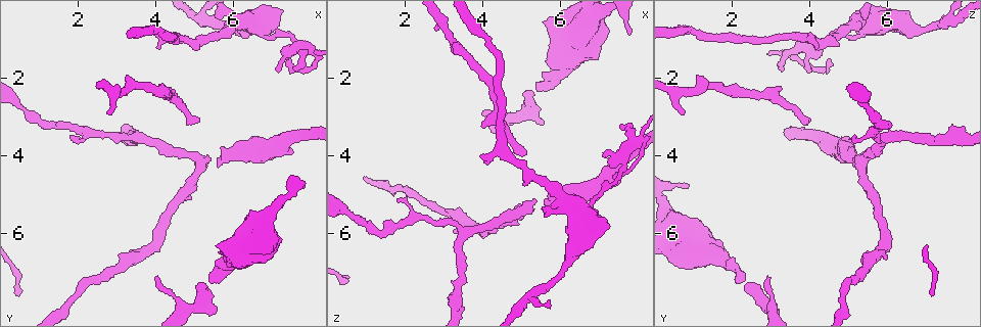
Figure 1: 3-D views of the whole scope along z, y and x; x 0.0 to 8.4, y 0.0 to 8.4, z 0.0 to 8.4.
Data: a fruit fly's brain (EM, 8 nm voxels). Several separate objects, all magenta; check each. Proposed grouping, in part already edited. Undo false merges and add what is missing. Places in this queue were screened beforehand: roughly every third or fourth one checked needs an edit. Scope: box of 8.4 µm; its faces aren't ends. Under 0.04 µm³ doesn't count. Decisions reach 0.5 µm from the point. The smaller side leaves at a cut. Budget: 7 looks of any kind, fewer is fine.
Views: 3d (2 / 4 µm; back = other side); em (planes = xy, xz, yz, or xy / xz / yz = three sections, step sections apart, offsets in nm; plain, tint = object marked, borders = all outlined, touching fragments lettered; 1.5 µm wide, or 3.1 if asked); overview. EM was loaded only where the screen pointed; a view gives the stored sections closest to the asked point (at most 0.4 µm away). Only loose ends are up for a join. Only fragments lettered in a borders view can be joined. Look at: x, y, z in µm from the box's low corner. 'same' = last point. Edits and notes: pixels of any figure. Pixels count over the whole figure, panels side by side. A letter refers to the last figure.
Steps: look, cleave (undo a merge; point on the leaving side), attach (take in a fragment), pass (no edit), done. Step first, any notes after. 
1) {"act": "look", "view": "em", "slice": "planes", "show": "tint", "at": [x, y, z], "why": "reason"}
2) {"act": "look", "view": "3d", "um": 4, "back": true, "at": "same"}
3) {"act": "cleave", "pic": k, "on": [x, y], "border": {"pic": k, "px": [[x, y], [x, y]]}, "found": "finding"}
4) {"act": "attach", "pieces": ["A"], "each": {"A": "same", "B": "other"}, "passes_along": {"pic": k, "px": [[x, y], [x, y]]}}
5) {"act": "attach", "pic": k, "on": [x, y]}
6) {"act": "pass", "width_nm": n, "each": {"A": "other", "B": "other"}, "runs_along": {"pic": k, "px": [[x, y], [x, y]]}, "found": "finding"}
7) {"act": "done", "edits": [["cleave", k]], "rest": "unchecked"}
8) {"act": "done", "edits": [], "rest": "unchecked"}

{"act": "look", "view": "em", "slice": "yz", "step": 8, "show": "tint", "at": [5.40, 7.25, 2.25], "why": "an open end"}

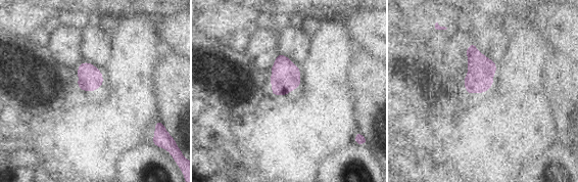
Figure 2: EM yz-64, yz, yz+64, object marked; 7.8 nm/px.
{"act": "look", "view": "em", "slice": "planes", "show": "borders", "at": "same", "why": "cut it another way"}

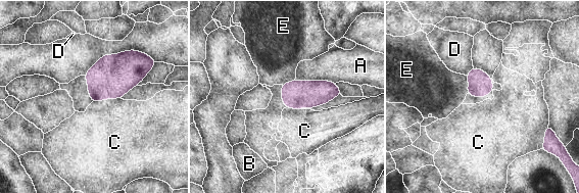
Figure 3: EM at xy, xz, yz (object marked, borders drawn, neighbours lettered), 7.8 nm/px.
{"act": "pass", "each": {"A": "other", "B": "other", "C": "other", "D": "other", "E": "other"}, "border": {"pic": 3, "px": [[121, 97], [92, 102]]}, "found": "none of them fits"}

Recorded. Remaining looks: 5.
{"act": "look", "view": "3d", "um": 4, "at": [0.55, 2.85, 5.50], "why": "calibre changes"}

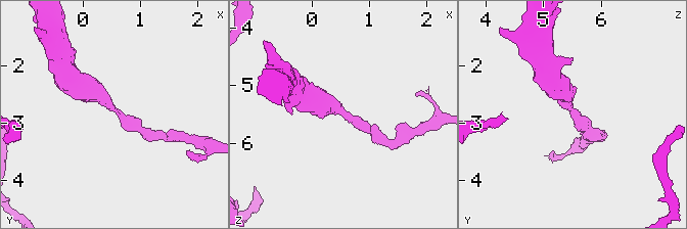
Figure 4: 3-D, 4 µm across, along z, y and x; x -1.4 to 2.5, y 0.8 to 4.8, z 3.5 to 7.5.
{"act": "look", "view": "em", "slice": "planes", "show": "plain", "at": [0.60, 2.80, 5.50], "arm_widths_nm": [200, 440]}

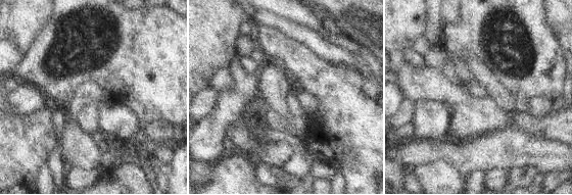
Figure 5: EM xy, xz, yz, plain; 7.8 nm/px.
{"act": "look", "view": "em", "slice": "planes", "show": "borders", "at": "same", "why": "see the neighbours"}

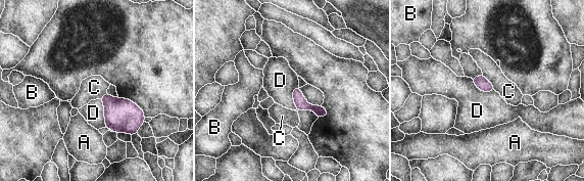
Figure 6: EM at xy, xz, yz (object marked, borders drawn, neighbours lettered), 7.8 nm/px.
{"act": "pass", "width_nm": 20, "longest_contact_nm": ["D", 240], "each": {"A": "other", "B": "other", "C": "other", "D": "other"}, "found": "continuous, no second cell"}

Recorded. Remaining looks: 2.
{"act": "done", "edits": [], "rest": "unchecked"}

